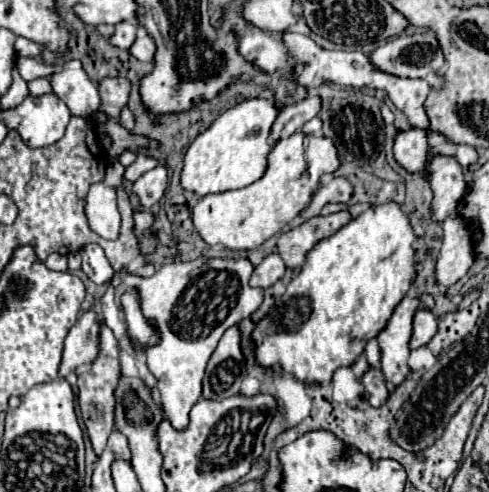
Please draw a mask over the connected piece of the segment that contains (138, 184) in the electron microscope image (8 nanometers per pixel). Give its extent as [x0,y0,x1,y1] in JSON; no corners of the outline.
[132,165,168,209]

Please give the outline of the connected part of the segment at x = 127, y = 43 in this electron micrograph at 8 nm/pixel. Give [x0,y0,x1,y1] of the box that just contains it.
[110,21,136,49]

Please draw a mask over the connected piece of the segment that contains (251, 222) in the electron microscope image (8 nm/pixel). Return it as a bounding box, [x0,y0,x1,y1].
[192,131,340,251]

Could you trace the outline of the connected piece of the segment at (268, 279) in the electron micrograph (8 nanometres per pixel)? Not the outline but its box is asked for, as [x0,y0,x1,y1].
[250,253,286,289]

